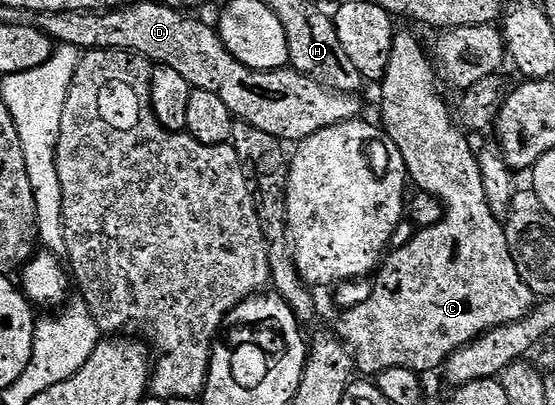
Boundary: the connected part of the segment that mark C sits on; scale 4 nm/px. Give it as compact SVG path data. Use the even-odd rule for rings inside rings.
M397 31L390 66L378 84L380 116L384 119L382 128L387 139L392 140L402 154L407 179L411 183L413 180L419 191L438 197L444 205L444 217L434 226L419 229L408 245L395 249L381 263L371 281L372 293L366 302L339 313L340 321L334 325L334 331L352 351L357 369L368 378L375 378L382 370L391 368L405 368L421 374L435 368L443 369L462 346L471 344L491 328L518 322L534 307L534 294L526 282L522 282L518 266L514 266L501 217L492 211L486 198L477 149L472 149L471 142L456 129L457 121L452 121L453 109L451 112L440 97L436 80L437 69L429 53L428 56L424 53L419 38L412 32Z

